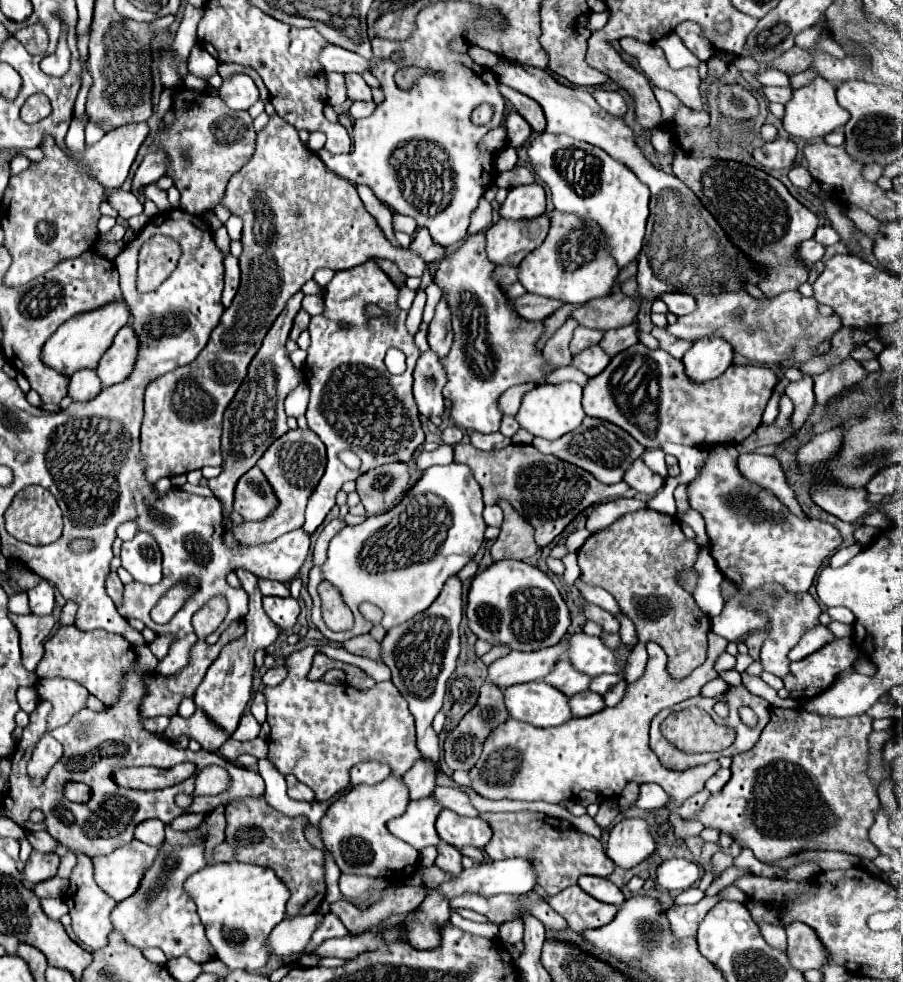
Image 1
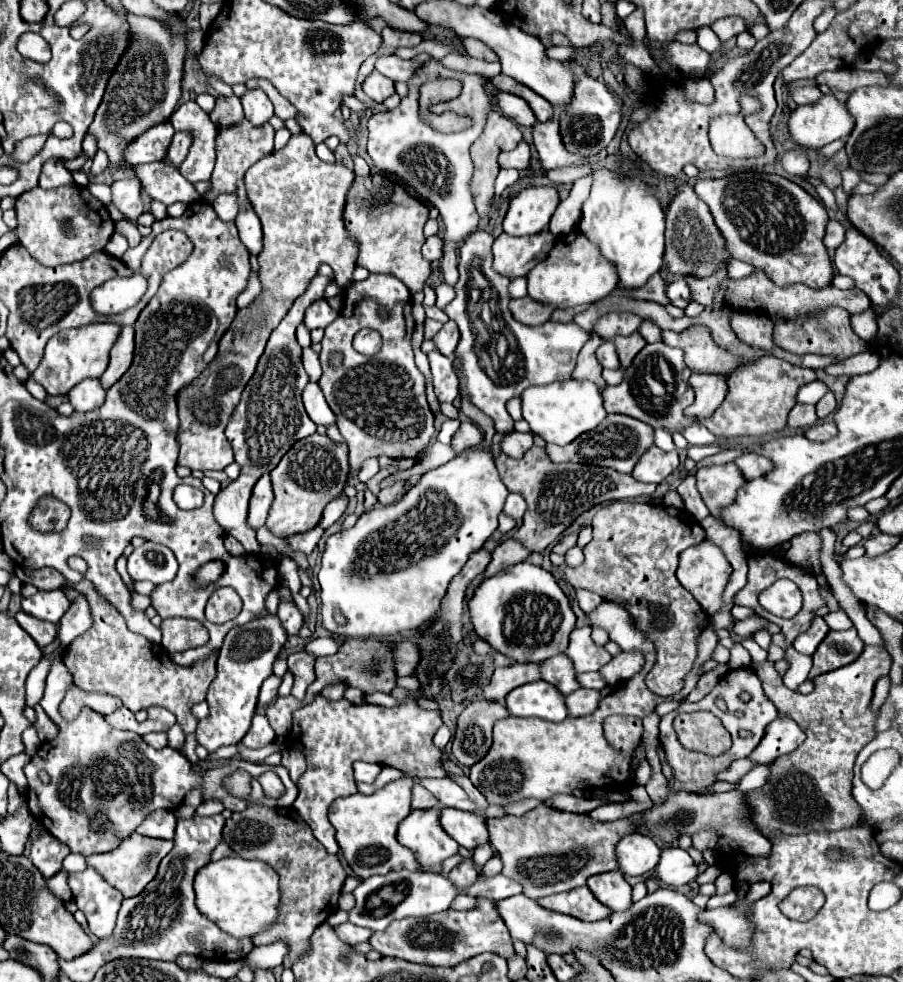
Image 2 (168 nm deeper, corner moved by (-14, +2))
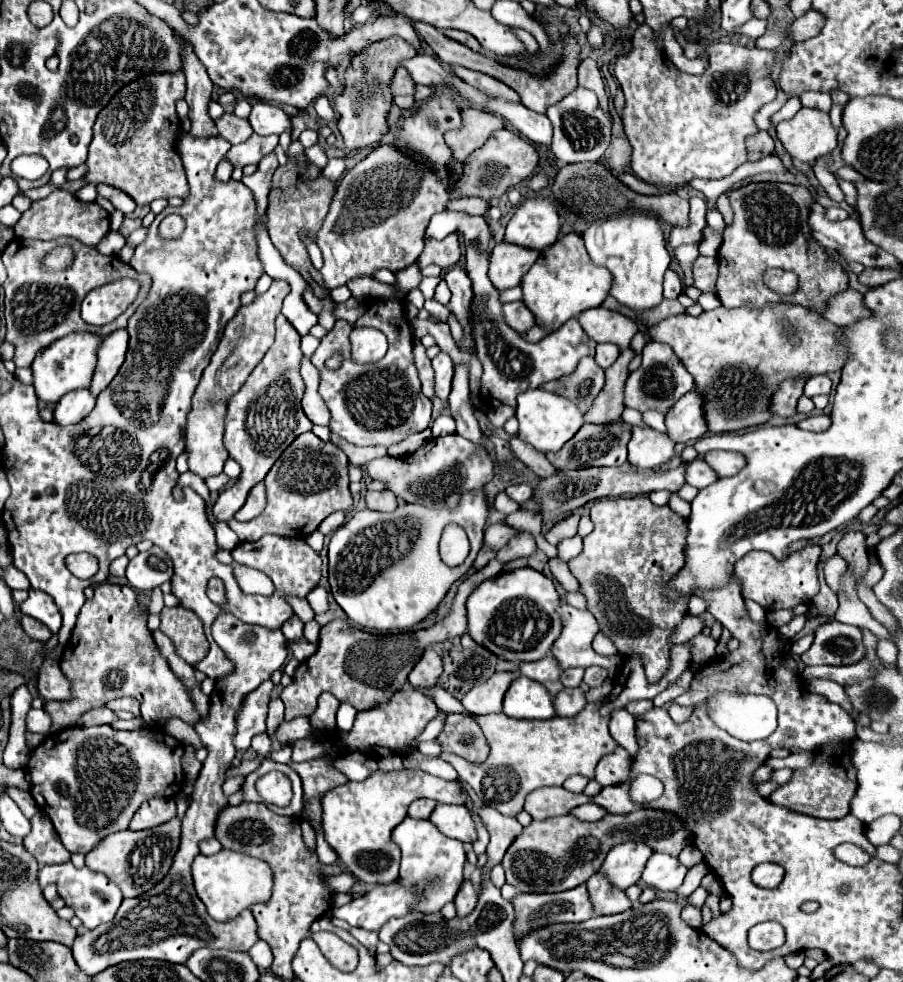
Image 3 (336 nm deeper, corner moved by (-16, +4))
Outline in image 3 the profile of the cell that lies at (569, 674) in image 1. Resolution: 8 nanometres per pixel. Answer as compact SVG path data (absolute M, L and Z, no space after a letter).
M546 656L546 658L536 660L536 662L520 662L520 672L526 678L536 680L544 688L548 688L550 696L556 696L560 690L564 690L562 682L560 682L562 668L558 666L558 662L552 656Z

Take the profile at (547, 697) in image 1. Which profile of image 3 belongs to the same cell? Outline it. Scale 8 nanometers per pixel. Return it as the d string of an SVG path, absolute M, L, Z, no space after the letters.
M520 674L504 696L504 714L516 720L548 720L556 712L548 690Z

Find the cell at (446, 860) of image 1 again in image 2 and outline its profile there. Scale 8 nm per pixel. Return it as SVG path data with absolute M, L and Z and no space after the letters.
M464 858L456 868L452 868L452 872L448 874L448 878L450 878L458 888L470 886L470 884L478 878L478 870L476 870L472 858Z

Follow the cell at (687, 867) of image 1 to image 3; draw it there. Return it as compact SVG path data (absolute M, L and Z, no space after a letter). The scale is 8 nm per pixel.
M652 854L642 870L640 880L650 888L670 892L684 882L686 872L686 866L682 866L678 858L672 858L668 854Z

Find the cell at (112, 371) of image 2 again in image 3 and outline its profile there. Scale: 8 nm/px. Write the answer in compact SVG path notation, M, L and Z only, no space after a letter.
M116 330L102 338L102 342L96 350L98 364L96 364L96 370L94 370L90 388L88 388L92 392L92 396L98 396L118 374L118 368L124 362L126 350L128 350L128 332L126 330Z

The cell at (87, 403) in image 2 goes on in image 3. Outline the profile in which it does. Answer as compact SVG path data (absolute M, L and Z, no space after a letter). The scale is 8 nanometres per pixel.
M84 388L84 390L74 390L68 392L56 406L54 406L54 424L58 426L68 426L68 424L78 424L92 408L94 408L96 398Z

